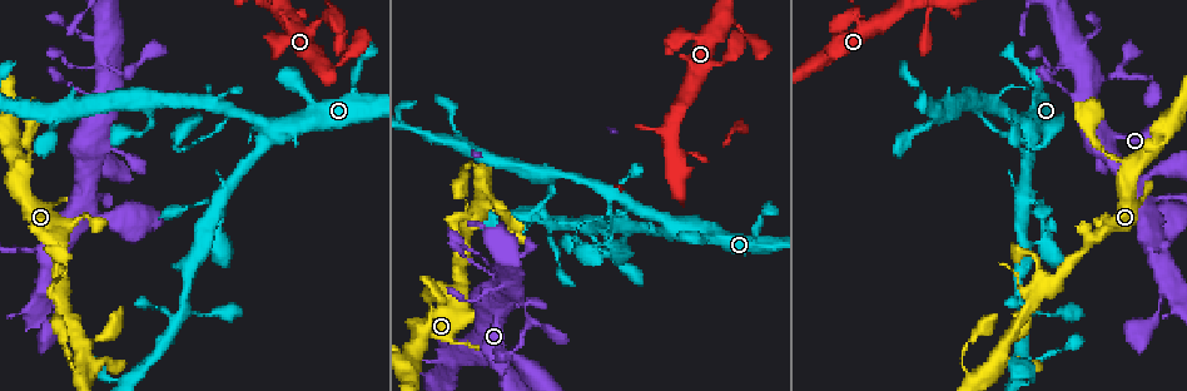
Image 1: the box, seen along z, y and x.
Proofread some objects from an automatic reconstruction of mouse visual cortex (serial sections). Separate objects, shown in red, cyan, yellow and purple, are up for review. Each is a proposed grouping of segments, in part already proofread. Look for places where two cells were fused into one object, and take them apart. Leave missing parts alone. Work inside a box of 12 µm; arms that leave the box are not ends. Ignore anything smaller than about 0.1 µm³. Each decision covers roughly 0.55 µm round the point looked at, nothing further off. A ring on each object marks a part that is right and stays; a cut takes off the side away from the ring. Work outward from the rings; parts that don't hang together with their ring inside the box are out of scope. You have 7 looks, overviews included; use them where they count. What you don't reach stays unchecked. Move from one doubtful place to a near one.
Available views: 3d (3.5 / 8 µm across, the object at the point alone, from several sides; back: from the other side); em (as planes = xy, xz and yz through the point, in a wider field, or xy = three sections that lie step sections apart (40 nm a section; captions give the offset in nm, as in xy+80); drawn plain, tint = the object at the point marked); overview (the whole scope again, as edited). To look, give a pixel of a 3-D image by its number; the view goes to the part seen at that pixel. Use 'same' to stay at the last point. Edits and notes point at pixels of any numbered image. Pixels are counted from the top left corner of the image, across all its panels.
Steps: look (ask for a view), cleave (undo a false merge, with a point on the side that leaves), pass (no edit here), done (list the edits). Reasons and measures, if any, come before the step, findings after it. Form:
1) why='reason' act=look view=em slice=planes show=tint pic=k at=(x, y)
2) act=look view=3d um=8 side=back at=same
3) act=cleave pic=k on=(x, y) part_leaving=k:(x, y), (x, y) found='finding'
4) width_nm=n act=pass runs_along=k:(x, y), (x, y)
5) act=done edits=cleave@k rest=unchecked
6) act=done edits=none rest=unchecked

why='three-way junction' act=look view=3d um=3.5 pic=1 at=(185, 313)

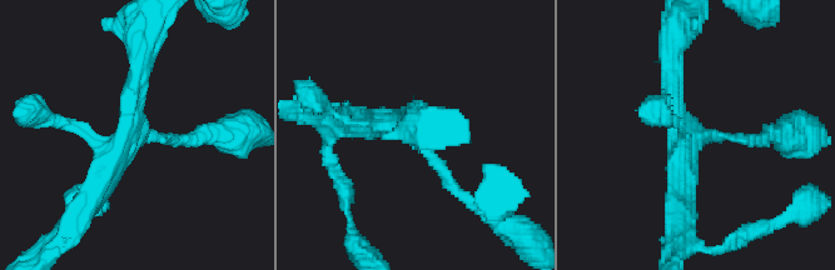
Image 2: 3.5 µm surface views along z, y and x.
why='shape alone is not enough' act=look view=em slice=xy step=2 show=tint pic=2 at=(130, 128)

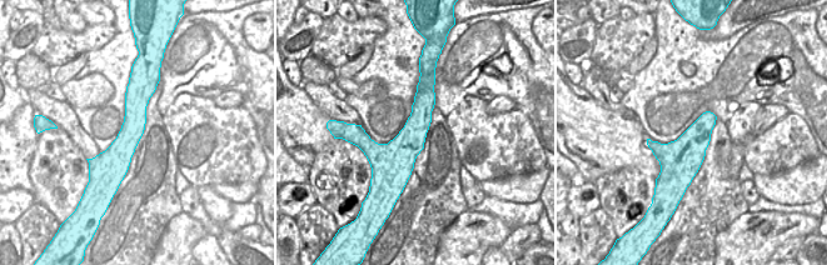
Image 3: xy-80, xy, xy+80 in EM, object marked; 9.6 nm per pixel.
act=pass runs_along=2:(139, 49), (128, 130), (89, 203) found='all the same cell'

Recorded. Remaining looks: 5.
why='two arms in line, one across' act=look view=3d um=3.5 pic=1 at=(633, 209)

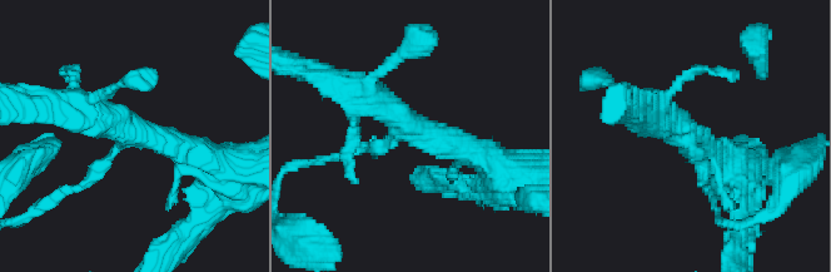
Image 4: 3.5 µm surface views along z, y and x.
arms=3 arm_widths_nm=150,350,400 why='shape alone is not enough' act=look view=em slice=xy step=1 show=tint pic=4 at=(134, 130)

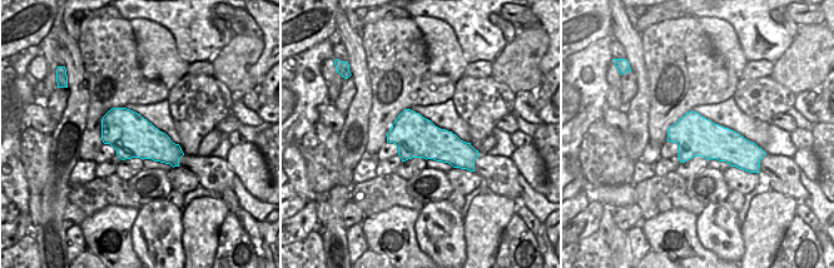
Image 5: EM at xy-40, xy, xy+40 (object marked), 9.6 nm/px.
act=pass found='one cell here'

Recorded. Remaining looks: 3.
why='four arms meet' act=look view=3d um=8 pic=1 at=(1105, 134)

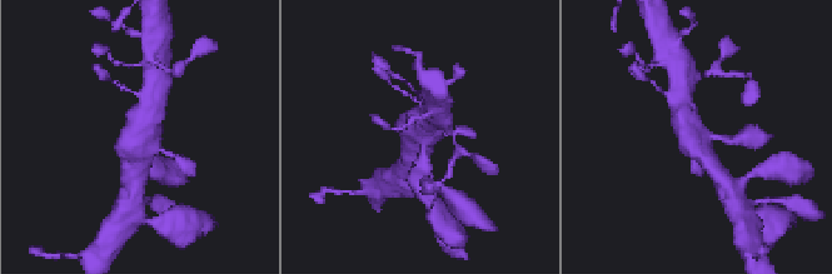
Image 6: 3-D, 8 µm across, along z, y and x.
why='need the tissue' act=look view=em slice=xy step=1 show=tint pic=6 at=(144, 135)

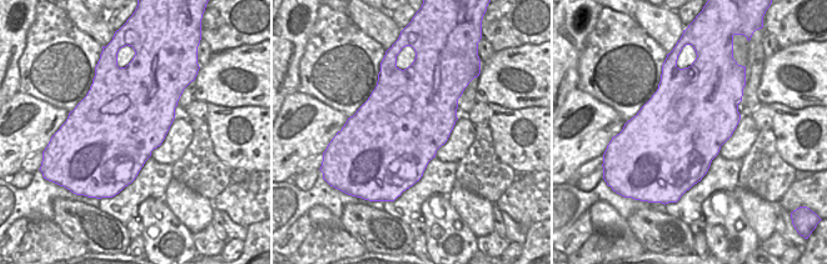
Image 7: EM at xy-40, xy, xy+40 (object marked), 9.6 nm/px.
act=pass runs_along=6:(732, 142), (696, 133), (683, 103) found='one cell here'

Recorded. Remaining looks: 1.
act=done edits=none rest=unchecked

